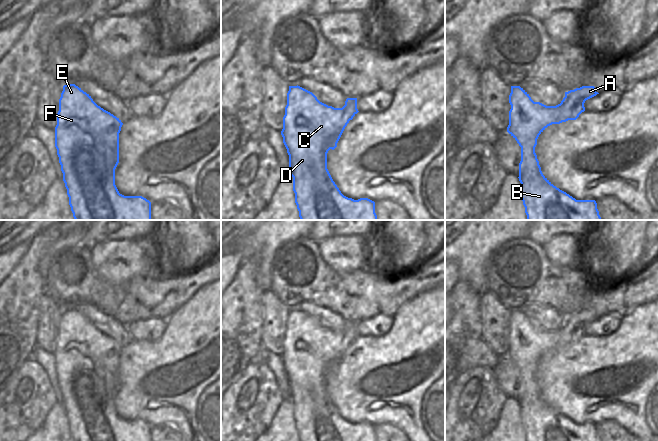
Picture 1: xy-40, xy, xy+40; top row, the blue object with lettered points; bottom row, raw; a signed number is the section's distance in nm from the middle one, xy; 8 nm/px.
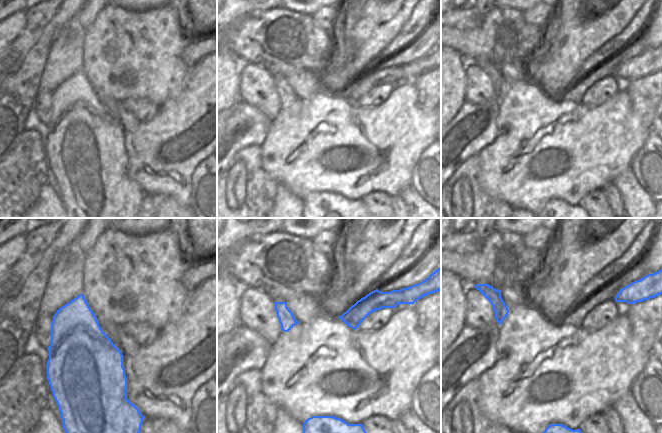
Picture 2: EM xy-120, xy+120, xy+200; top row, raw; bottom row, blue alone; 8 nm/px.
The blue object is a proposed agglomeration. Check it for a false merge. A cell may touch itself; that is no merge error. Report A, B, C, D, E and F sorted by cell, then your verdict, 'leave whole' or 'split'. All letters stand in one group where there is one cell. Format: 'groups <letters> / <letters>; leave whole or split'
groups A B C D E F; leave whole

